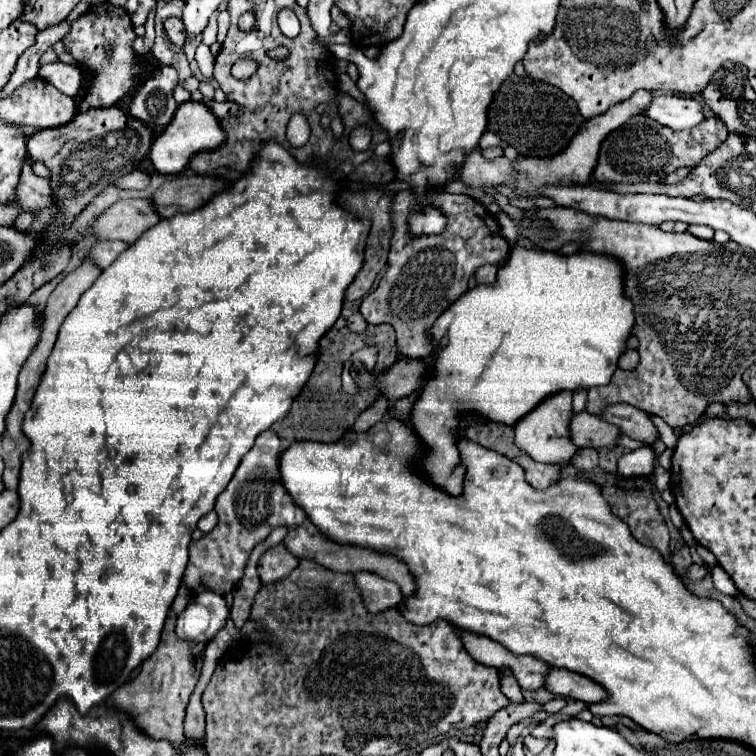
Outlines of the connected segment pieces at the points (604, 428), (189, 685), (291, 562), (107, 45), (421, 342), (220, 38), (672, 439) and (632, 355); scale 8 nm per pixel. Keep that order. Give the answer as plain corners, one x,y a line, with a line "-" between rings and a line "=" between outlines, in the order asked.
589,413
573,415
571,419
571,435
577,447
595,447
595,449
615,449
621,437
619,427
613,427
601,417
593,417
=
175,613
167,615
165,627
161,631
161,643
155,649
155,653
141,663
141,673
135,677
135,681
119,687
115,695
111,695
105,703
109,707
127,711
147,735
167,739
175,745
175,749
181,751
181,743
185,741
183,735
185,707
199,681
205,643
179,639
175,635
175,619
177,619
=
279,543
261,555
257,571
263,583
273,583
281,577
287,577
297,567
297,563
299,559
293,553
289,553
289,549
283,543
=
111,3
91,5
79,19
71,23
71,31
63,39
65,51
73,55
73,59
77,59
89,73
93,73
93,81
79,103
81,111
91,107
111,107
135,85
135,77
141,75
141,69
135,63
135,51
131,47
135,39
137,35
133,33
129,13
=
393,181
387,185
389,189
397,191
397,199
393,205
393,223
395,223
395,235
391,239
391,249
389,249
389,261
387,261
387,271
383,275
383,279
379,281
379,287
375,291
371,291
363,303
361,303
361,315
369,325
377,325
377,323
389,323
393,325
395,333
397,333
397,347
401,351
403,357
409,359
427,359
431,355
431,347
433,341
429,341
427,331
431,329
431,325
437,321
437,317
457,299
461,297
469,287
467,281
469,277
485,263
501,263
507,259
509,255
509,243
501,237
499,225
495,223
495,217
475,199
471,199
469,195
451,195
451,193
439,193
439,195
431,195
427,199
419,199
419,203
425,205
433,205
439,207
439,211
447,217
447,227
443,233
439,235
419,235
419,237
411,237
409,235
409,225
407,225
407,217
413,211
413,205
417,203
417,195
413,195
409,183
403,181
=
223,10
220,12
218,16
217,42
219,42
220,44
224,42
229,27
230,27
230,15
227,10
=
650,415
650,419
657,427
660,438
665,443
666,447
669,449
675,449
678,444
679,437
674,435
673,429
669,427
660,417
=
625,351
625,355
619,359
619,369
635,369
637,367
637,363
639,363
639,355
637,355
637,351

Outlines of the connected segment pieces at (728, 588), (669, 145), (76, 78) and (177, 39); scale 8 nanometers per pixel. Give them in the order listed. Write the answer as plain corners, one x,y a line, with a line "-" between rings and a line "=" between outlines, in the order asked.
713,567
711,569
711,577
713,577
713,583
715,583
715,589
723,591
725,595
731,595
731,597
737,597
737,587
731,583
731,577
721,569
721,567
=
635,115
603,139
593,175
595,179
603,179
607,183
663,181
671,171
679,167
699,165
699,161
707,153
715,151
727,139
727,135
729,131
727,127
723,127
723,121
719,117
705,119
693,129
673,131
669,127
655,123
653,119
647,119
645,115
=
61,61
43,65
39,69
39,77
53,83
61,93
65,93
69,97
77,97
85,85
85,71
77,65
65,65
=
167,17
165,19
165,33
169,37
169,41
177,47
185,45
185,35
183,35
183,23
179,17

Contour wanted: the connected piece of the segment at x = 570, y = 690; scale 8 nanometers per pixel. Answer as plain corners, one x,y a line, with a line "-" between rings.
551,667
547,671
543,687
555,695
577,699
583,703
597,703
597,701
605,699
605,691
601,685
593,683
591,679
587,679
579,673
559,669
559,667

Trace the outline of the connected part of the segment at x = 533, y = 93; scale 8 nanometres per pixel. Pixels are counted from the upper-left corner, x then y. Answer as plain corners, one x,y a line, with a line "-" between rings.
515,73
501,83
487,109
487,131
497,133
501,141
515,147
515,151
525,157
559,155
577,135
583,121
585,119
581,117
575,101
561,89

